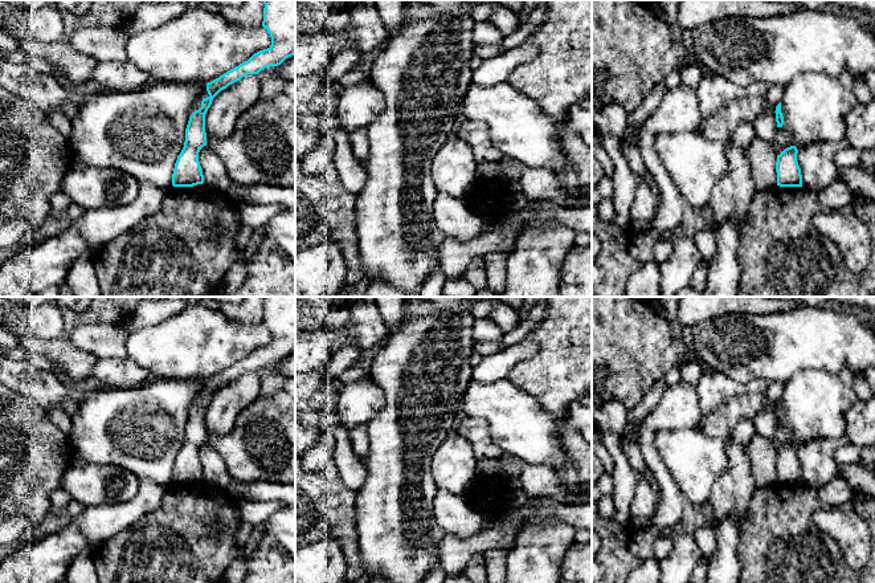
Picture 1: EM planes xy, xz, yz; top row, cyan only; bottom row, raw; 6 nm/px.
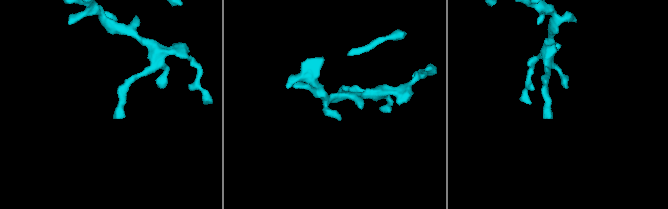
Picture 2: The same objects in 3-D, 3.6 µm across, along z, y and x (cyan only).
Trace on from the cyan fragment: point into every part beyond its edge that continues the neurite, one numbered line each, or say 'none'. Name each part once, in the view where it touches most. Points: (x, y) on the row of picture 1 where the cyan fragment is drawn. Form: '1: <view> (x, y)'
none

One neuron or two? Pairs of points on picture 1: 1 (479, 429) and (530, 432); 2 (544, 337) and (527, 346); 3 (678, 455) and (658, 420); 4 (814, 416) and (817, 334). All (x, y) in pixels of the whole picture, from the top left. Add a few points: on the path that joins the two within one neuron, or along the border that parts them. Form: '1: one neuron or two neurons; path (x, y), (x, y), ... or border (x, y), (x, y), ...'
1: two neurons; border (465, 416), (482, 419), (505, 452)
2: two neurons; border (535, 339), (539, 350), (515, 365)
3: two neurons; border (695, 428), (661, 429), (654, 440), (658, 456)
4: two neurons; border (837, 374), (801, 369), (786, 382)

